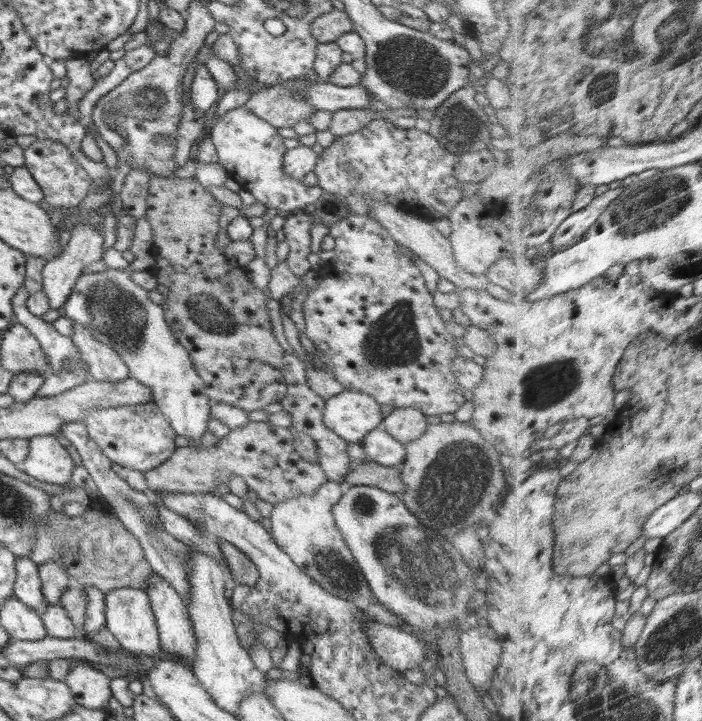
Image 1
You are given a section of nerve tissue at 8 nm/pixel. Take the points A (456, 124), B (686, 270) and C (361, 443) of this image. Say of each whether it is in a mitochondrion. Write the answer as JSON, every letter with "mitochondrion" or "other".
{"A":"mitochondrion","B":"mitochondrion","C":"other"}

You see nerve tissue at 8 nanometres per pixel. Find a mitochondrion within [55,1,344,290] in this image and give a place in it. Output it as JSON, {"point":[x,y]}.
{"point":[138,111]}

